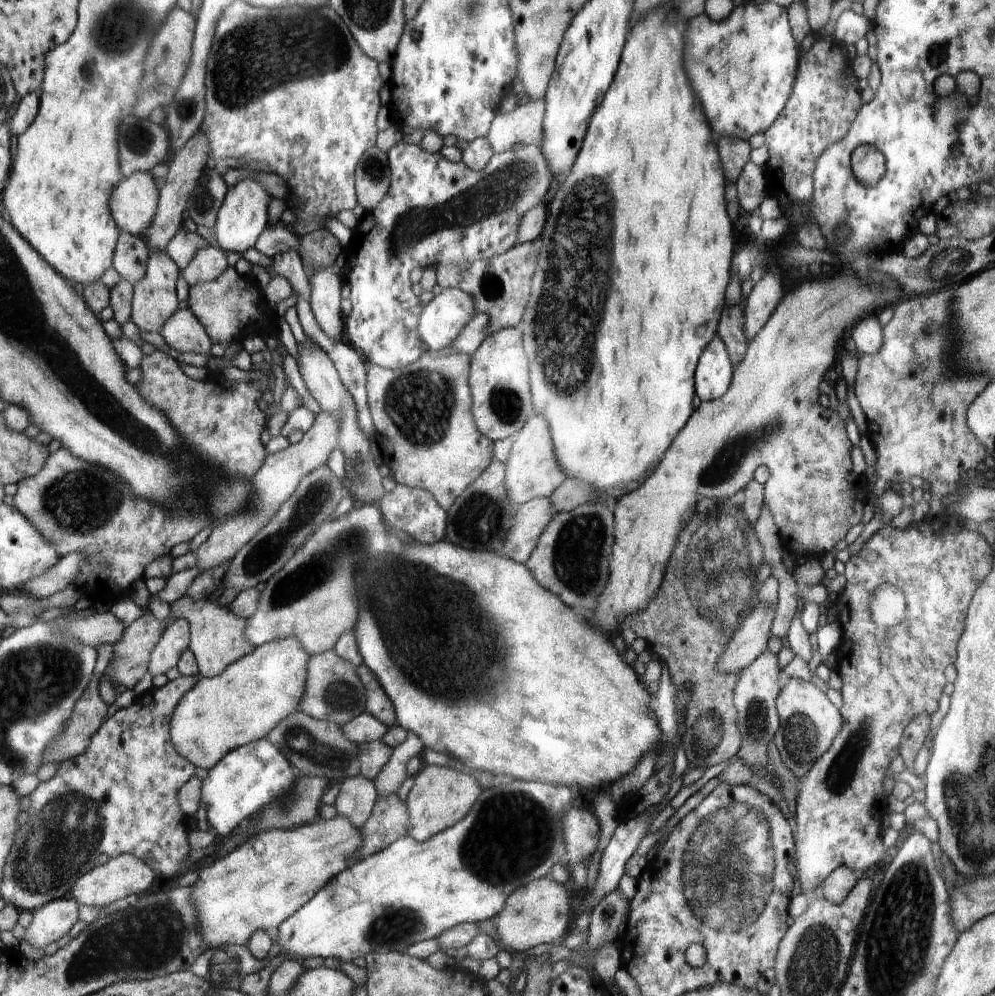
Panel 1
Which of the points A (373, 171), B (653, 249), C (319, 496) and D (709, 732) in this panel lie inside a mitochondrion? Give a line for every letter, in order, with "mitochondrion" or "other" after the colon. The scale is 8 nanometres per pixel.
A: mitochondrion
B: other
C: mitochondrion
D: mitochondrion

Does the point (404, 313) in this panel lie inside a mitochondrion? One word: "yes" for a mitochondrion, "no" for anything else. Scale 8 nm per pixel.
no

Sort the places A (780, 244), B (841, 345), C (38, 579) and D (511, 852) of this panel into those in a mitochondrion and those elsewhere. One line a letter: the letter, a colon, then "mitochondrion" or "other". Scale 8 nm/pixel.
A: other
B: other
C: other
D: mitochondrion

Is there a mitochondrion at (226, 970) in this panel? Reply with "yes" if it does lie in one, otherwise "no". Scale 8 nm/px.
yes

